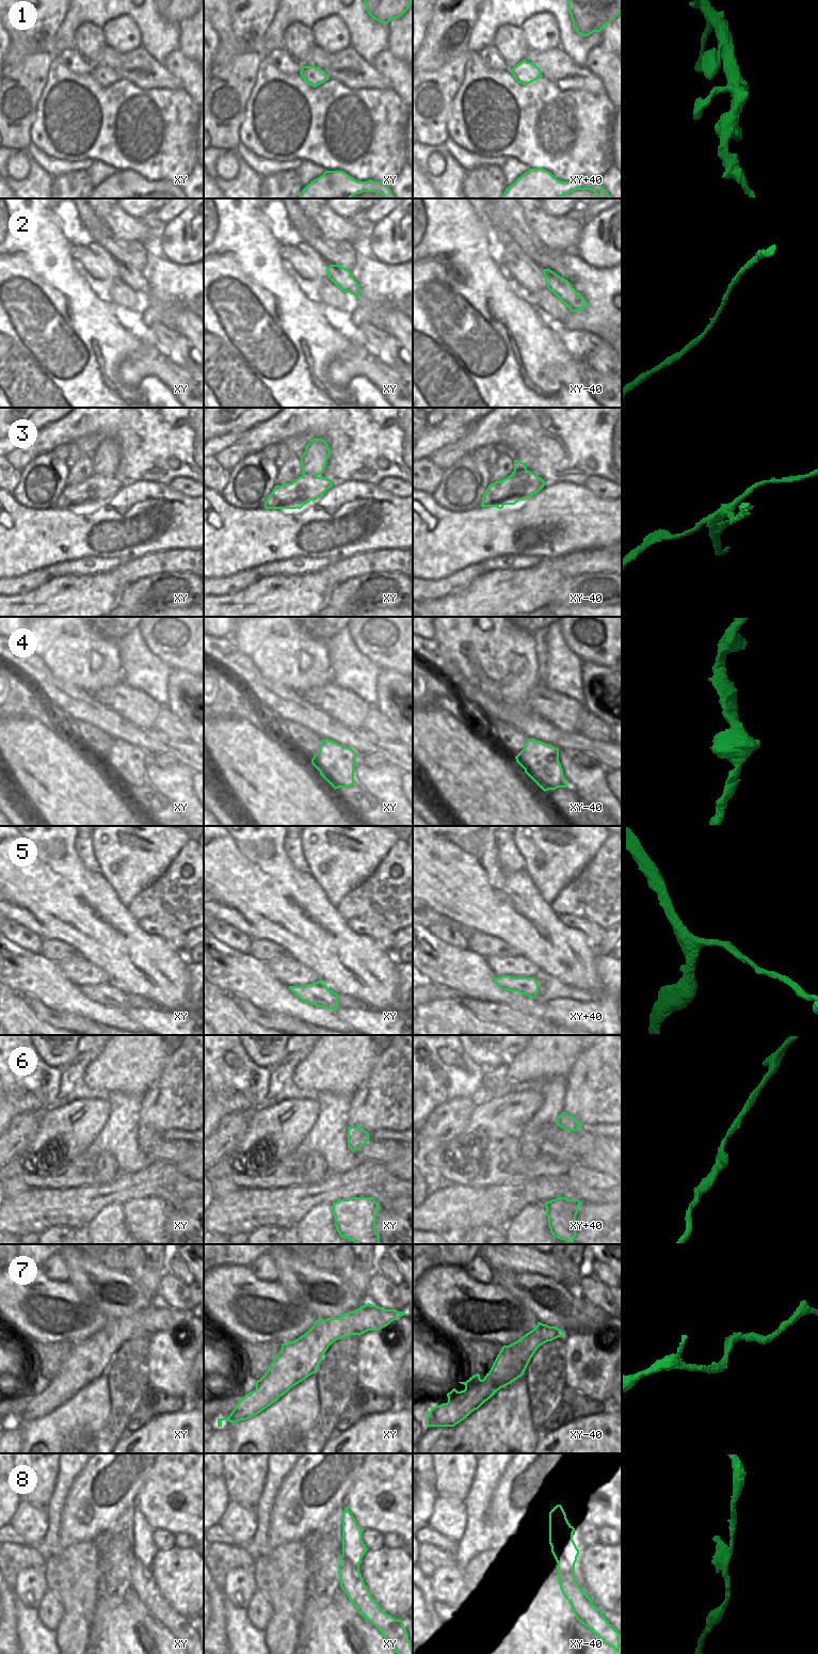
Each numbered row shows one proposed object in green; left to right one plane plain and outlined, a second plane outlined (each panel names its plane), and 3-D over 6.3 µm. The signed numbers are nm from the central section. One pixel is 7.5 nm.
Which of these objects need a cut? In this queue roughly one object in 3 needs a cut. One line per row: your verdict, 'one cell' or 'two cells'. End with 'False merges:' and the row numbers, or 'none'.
1: one cell
2: one cell
3: two cells
4: one cell
5: one cell
6: one cell
7: one cell
8: two cells
False merges: 3, 8

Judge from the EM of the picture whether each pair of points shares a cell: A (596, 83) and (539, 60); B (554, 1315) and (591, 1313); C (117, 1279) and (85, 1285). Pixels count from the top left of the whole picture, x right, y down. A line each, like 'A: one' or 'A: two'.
A: one
B: one
C: one

